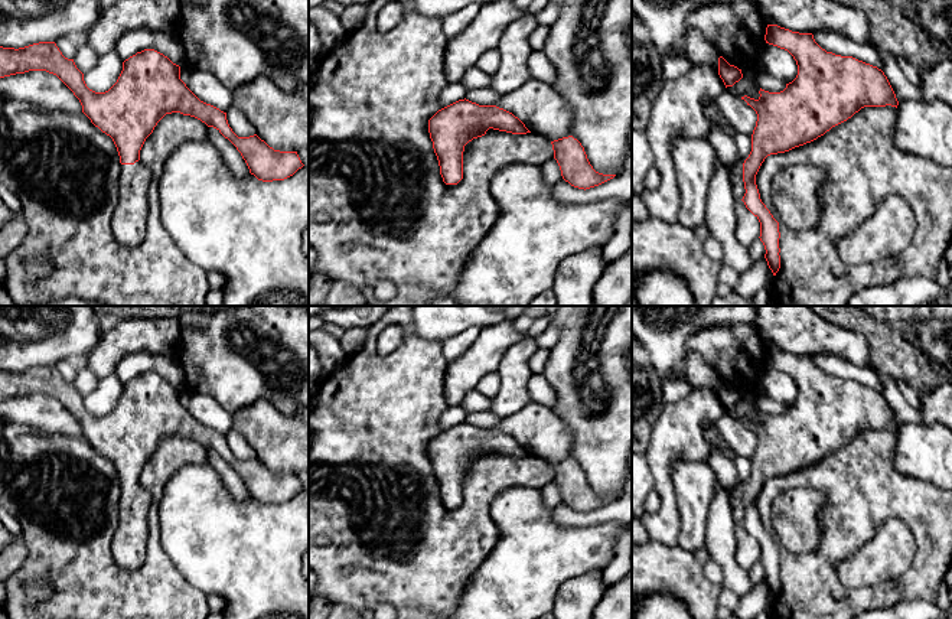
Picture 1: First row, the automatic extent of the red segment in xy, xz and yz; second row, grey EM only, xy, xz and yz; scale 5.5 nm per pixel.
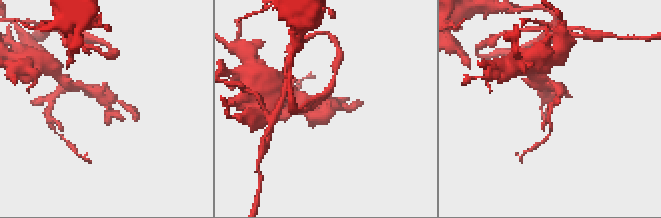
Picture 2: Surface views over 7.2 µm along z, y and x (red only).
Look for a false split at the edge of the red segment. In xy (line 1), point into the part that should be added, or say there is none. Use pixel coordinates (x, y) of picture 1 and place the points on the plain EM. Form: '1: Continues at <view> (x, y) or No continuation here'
1: No continuation here

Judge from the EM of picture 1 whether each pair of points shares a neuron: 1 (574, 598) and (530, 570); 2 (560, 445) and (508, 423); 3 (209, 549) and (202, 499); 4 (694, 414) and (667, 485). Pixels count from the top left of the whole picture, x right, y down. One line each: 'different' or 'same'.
1: different
2: same
3: same
4: same

